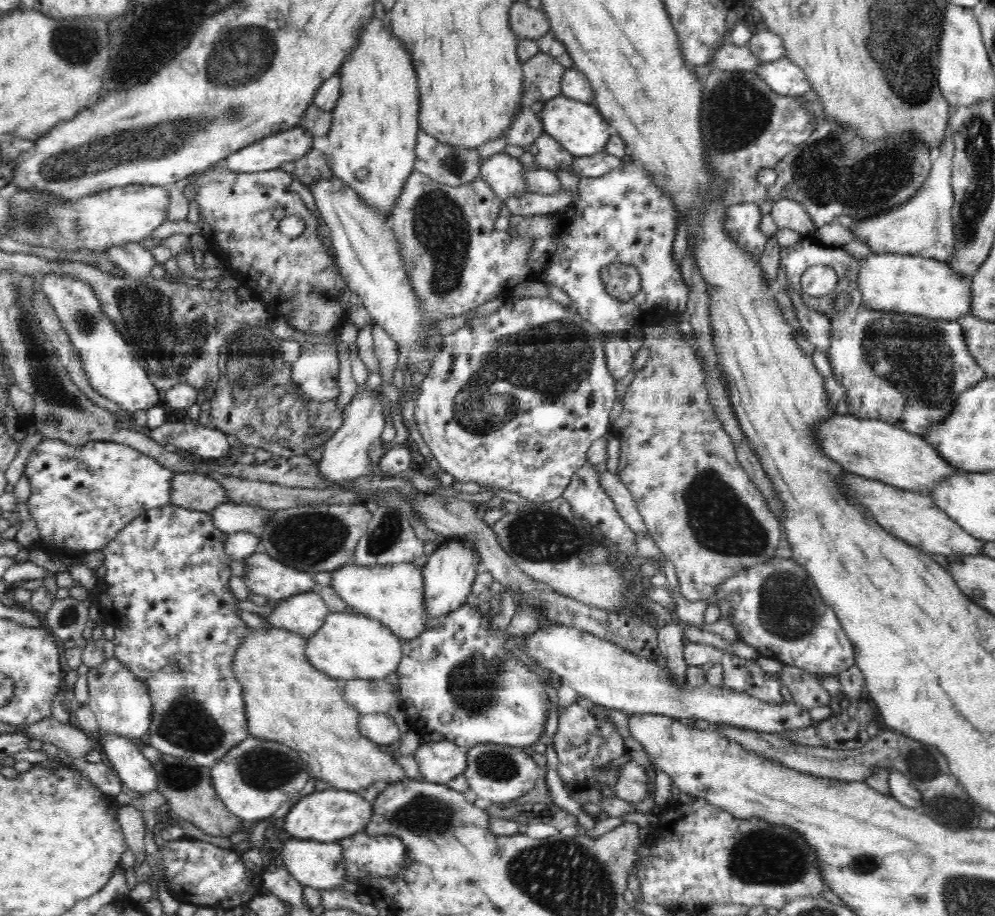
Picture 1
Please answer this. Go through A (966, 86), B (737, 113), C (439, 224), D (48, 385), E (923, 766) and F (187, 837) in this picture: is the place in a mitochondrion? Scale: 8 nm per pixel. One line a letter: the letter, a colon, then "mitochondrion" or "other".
A: other
B: mitochondrion
C: mitochondrion
D: mitochondrion
E: mitochondrion
F: other

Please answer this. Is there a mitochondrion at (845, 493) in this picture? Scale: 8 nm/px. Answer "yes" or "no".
no

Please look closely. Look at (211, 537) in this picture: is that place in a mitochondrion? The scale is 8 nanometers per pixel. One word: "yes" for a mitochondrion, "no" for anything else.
no

